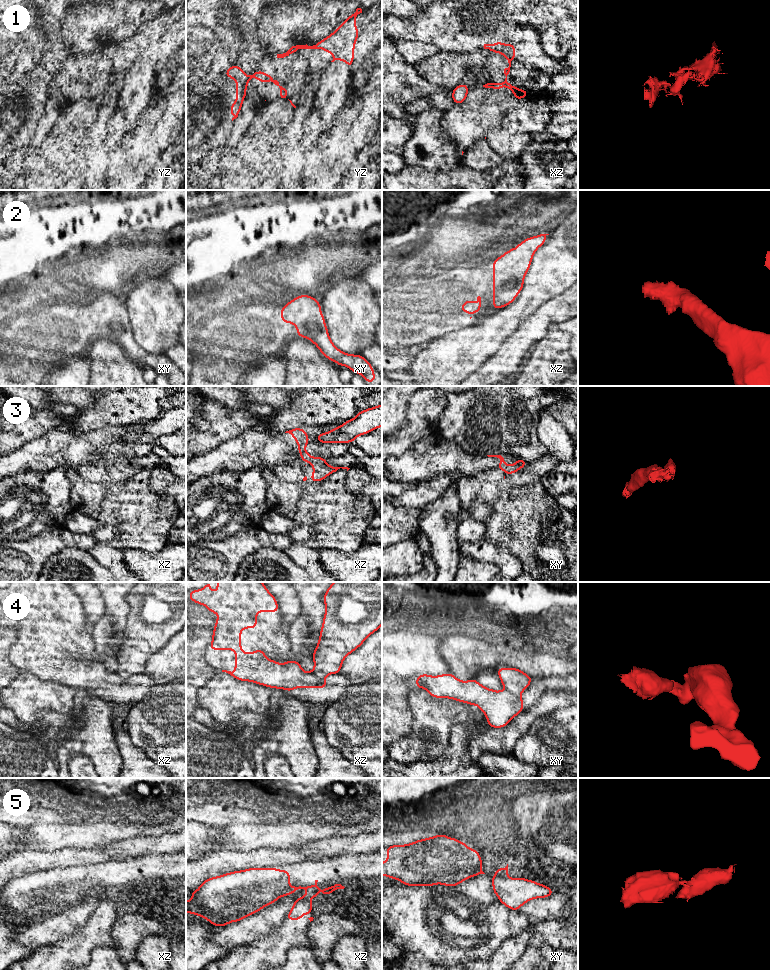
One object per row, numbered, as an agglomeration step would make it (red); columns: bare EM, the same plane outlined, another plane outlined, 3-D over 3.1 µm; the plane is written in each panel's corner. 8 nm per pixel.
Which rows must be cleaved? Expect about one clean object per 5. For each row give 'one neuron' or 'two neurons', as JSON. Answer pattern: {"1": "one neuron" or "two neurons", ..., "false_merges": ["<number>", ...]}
{"1": "two neurons", "2": "one neuron", "3": "two neurons", "4": "two neurons", "5": "two neurons", "false_merges": ["1", "3", "4", "5"]}

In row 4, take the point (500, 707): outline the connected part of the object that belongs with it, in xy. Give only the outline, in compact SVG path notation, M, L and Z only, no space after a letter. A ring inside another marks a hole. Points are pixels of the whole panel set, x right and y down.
M453 674L416 677L416 688L425 689L434 698L449 698L475 705L485 714L492 728L503 728L521 713L523 698L508 690L495 691L481 685L477 680L461 681Z

